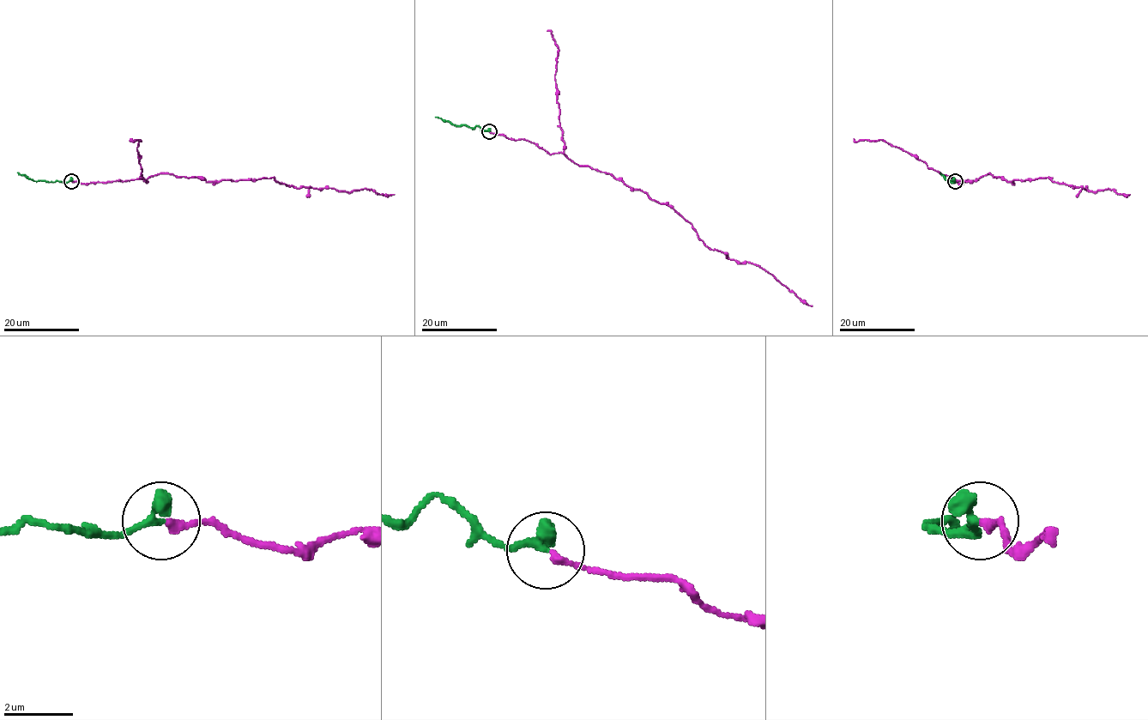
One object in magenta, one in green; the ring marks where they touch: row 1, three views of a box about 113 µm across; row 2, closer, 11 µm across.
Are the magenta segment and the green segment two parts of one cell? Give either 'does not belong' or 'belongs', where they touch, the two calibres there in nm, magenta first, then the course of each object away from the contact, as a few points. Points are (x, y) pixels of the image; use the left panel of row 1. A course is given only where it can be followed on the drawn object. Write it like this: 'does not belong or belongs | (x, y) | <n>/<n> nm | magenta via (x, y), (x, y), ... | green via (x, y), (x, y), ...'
belongs | (71, 181) | 220/320 nm | magenta via (71, 181), (162, 173), (207, 182), (273, 178), (299, 188), (394, 194) | green via (71, 181), (33, 181), (17, 172)

